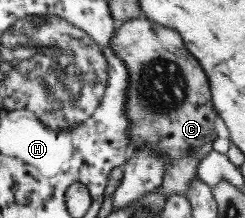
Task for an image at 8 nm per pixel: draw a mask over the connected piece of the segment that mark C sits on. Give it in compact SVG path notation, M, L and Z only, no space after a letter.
M144 17L129 19L117 24L113 36L109 38L109 45L125 65L127 71L127 90L125 90L125 113L129 119L127 137L129 137L128 152L137 152L146 145L156 150L159 158L165 159L165 170L173 165L177 159L190 155L199 162L211 151L211 143L217 137L213 119L217 115L213 109L209 83L201 69L199 62L185 49L181 35L159 24L153 24Z

